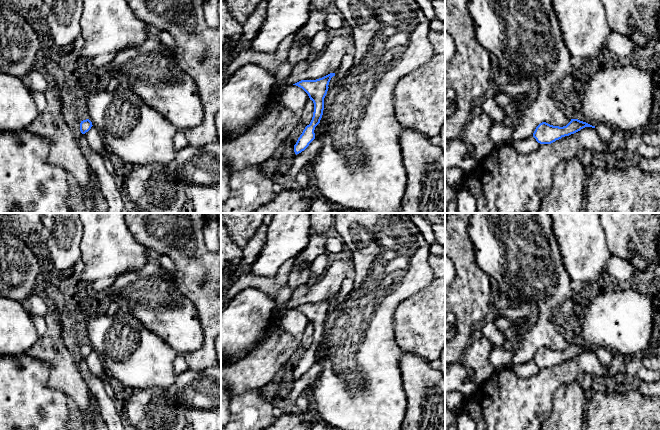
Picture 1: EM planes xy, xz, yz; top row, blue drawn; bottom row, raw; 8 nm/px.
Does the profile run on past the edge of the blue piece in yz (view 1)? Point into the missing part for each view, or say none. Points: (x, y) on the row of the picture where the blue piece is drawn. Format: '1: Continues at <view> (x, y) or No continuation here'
1: No continuation here

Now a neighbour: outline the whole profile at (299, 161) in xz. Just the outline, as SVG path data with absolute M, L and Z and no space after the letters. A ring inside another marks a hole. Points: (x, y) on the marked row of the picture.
M314 139L301 153L295 155L286 168L286 177L289 185L294 185L298 173L317 155L321 148L319 139Z

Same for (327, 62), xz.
M335 36L329 41L325 51L315 59L310 61L306 59L292 66L291 74L285 84L295 84L301 80L316 80L330 73L336 73L343 56L352 45L354 41L351 36Z

